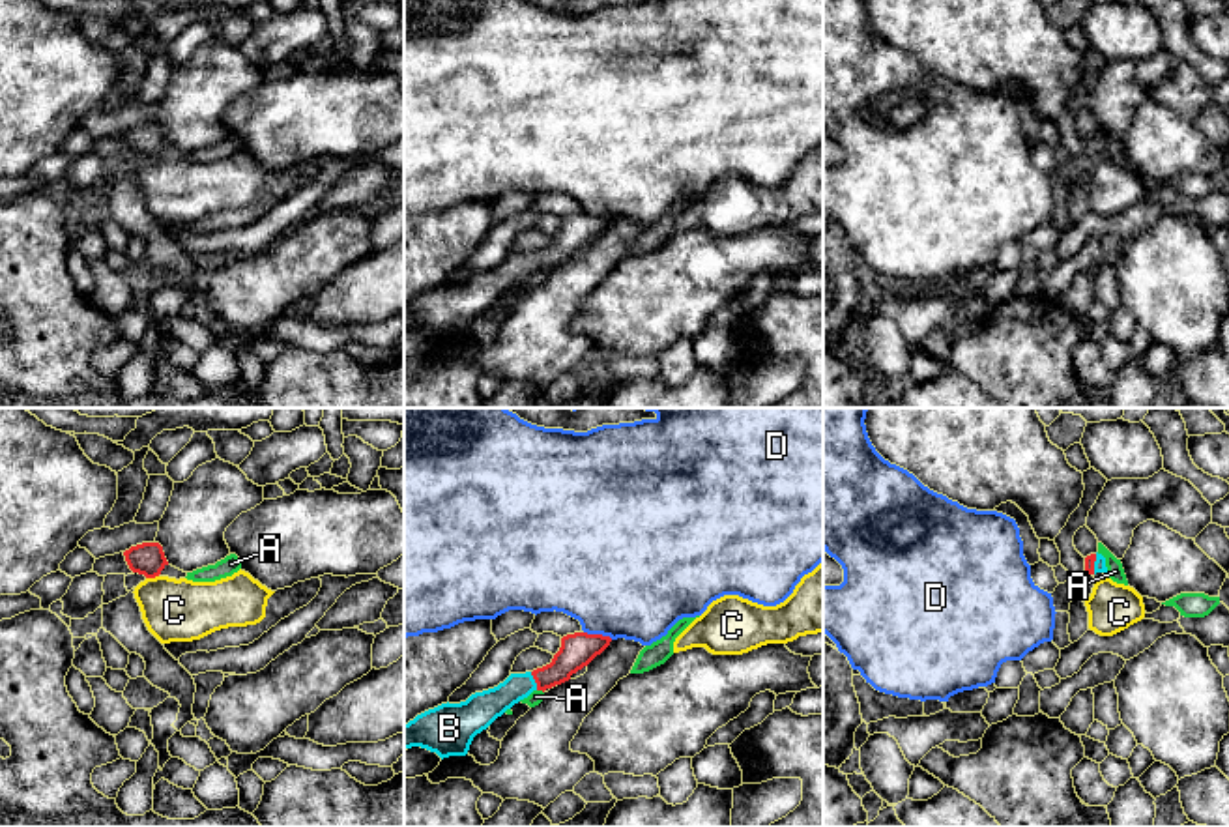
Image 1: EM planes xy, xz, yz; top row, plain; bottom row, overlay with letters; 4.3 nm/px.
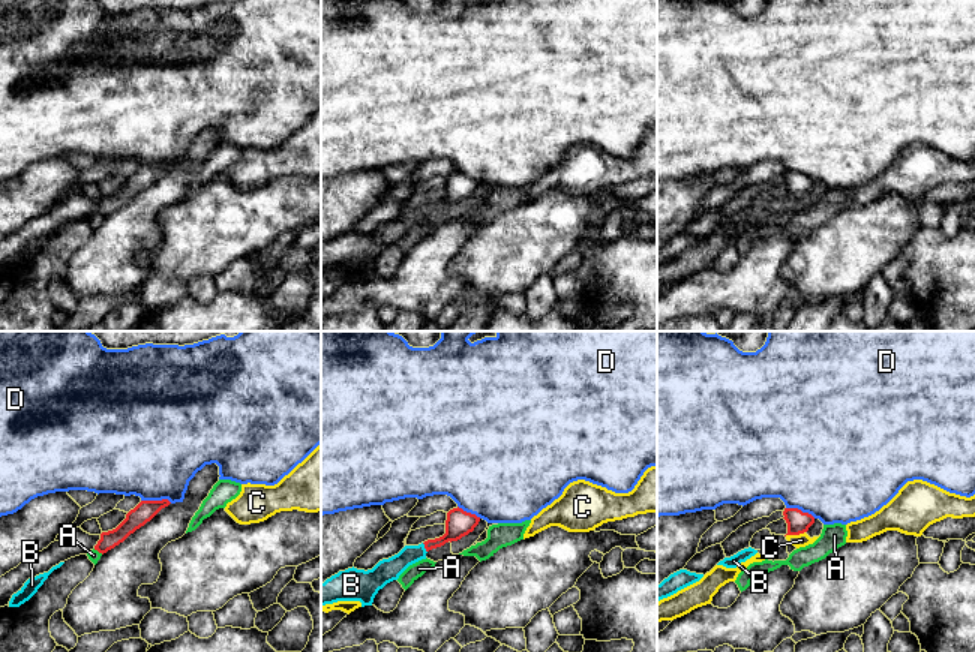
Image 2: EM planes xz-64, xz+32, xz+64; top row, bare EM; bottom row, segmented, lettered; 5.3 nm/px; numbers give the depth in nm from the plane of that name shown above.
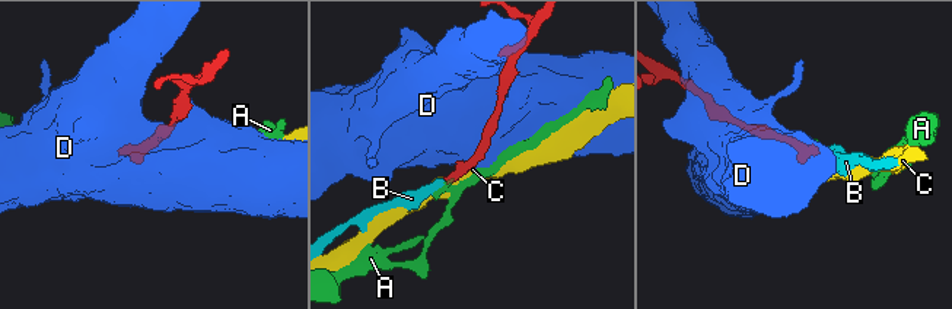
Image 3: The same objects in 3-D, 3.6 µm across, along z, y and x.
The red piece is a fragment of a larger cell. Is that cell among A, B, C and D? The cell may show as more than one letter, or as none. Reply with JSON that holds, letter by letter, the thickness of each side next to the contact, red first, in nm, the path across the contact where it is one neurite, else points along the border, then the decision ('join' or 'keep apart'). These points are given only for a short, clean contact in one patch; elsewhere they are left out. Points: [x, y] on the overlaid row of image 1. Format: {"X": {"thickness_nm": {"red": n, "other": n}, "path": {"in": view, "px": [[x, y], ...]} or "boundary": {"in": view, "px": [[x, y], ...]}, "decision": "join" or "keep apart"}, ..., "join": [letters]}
{"A": {"thickness_nm": {"red": 150, "other": 60}, "boundary": {"in": "xz", "px": [[537, 689], [543, 693]]}, "decision": "keep apart"}, "B": {"thickness_nm": {"red": 150, "other": 140}, "path": {"in": "xz", "px": [[577, 650], [552, 674], [535, 681], [519, 685], [487, 706]]}, "decision": "join"}, "C": {"thickness_nm": {"red": 140, "other": 280}, "boundary": {"in": "xy", "px": [[158, 575], [146, 579]]}, "decision": "keep apart"}, "D": {"thickness_nm": {"red": 150, "other": 480}, "decision": "keep apart"}, "join": ["B"]}

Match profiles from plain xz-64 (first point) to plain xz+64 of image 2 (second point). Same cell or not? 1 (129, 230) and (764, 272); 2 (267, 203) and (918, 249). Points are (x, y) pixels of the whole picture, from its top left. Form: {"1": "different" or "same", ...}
{"1": "same", "2": "different"}

